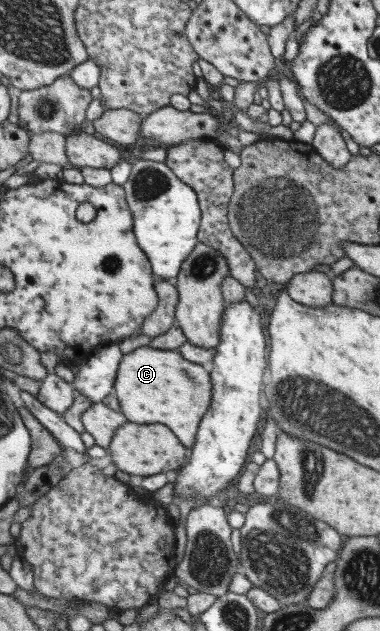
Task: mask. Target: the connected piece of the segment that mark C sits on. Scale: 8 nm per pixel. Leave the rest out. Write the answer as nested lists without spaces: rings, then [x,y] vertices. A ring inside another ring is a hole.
[[[140,346],[122,355],[113,390],[119,411],[128,422],[136,424],[164,424],[188,450],[194,442],[198,423],[211,401],[209,374],[199,365],[184,360],[177,350],[158,350]]]

